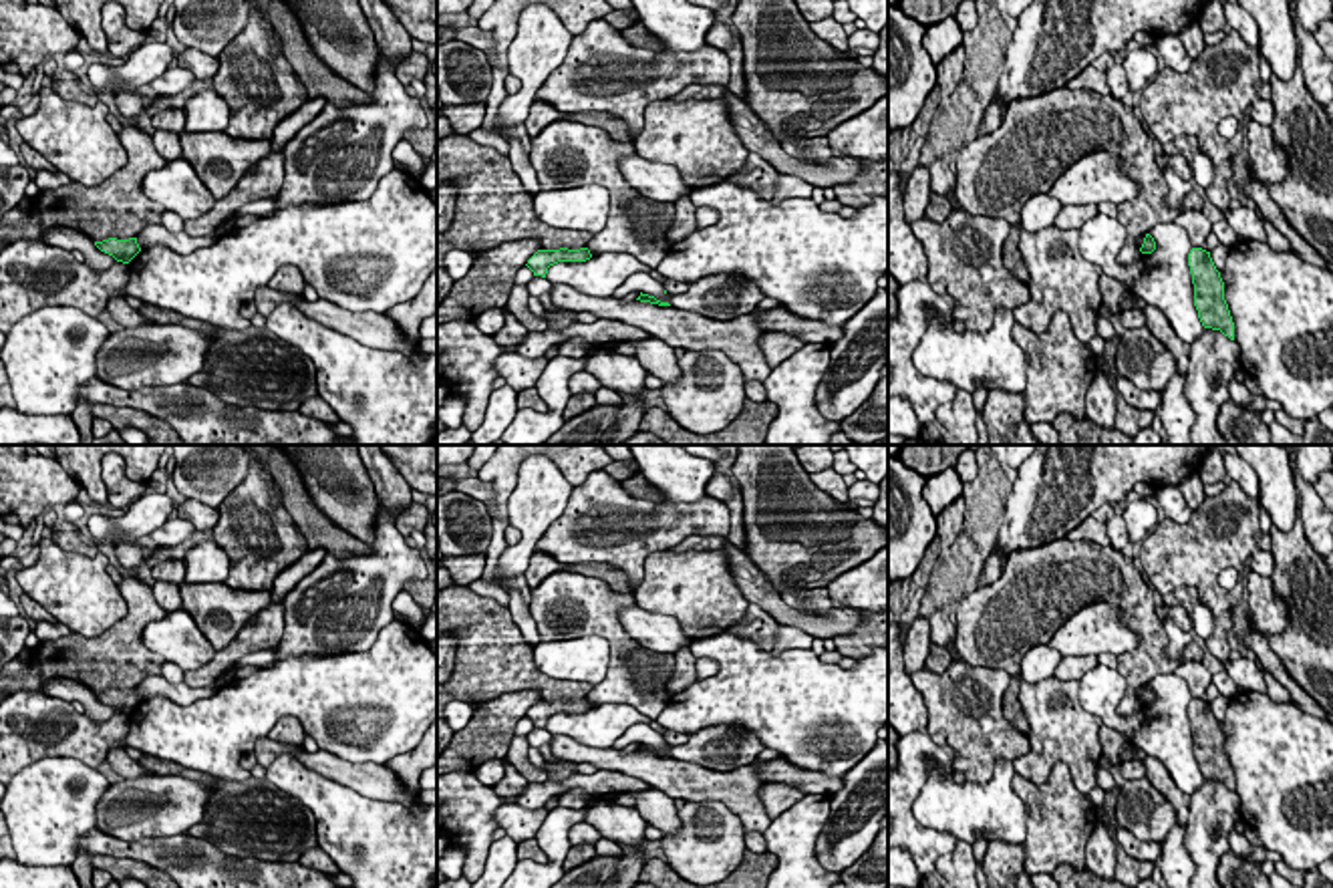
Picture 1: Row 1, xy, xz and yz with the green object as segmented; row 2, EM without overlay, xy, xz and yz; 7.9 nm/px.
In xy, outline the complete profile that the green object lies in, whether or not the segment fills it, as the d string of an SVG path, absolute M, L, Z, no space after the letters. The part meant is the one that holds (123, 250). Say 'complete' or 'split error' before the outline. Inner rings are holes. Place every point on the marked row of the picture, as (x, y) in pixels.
complete; M109 238L103 242L95 242L95 246L123 264L129 264L141 252L137 238L129 240Z

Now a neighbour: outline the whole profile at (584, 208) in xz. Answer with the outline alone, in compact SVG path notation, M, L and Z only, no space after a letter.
M592 183L566 189L540 189L536 215L552 228L598 234L608 219L608 191Z

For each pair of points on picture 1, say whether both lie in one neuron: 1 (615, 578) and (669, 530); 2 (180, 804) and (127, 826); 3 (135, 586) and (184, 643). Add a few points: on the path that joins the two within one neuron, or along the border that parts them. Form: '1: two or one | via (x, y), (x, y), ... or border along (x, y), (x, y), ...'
1: two | border along (576, 562), (615, 564), (627, 576), (631, 590)
2: one | via (168, 806), (139, 814)
3: two | border along (168, 613), (143, 631), (143, 643), (164, 659)

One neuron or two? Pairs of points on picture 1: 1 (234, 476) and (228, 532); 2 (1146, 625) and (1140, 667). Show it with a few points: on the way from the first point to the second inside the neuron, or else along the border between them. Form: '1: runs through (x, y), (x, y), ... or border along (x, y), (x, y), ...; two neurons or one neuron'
1: border along (252, 466), (218, 510); two neurons
2: runs through (1146, 635), (1146, 657); one neuron

